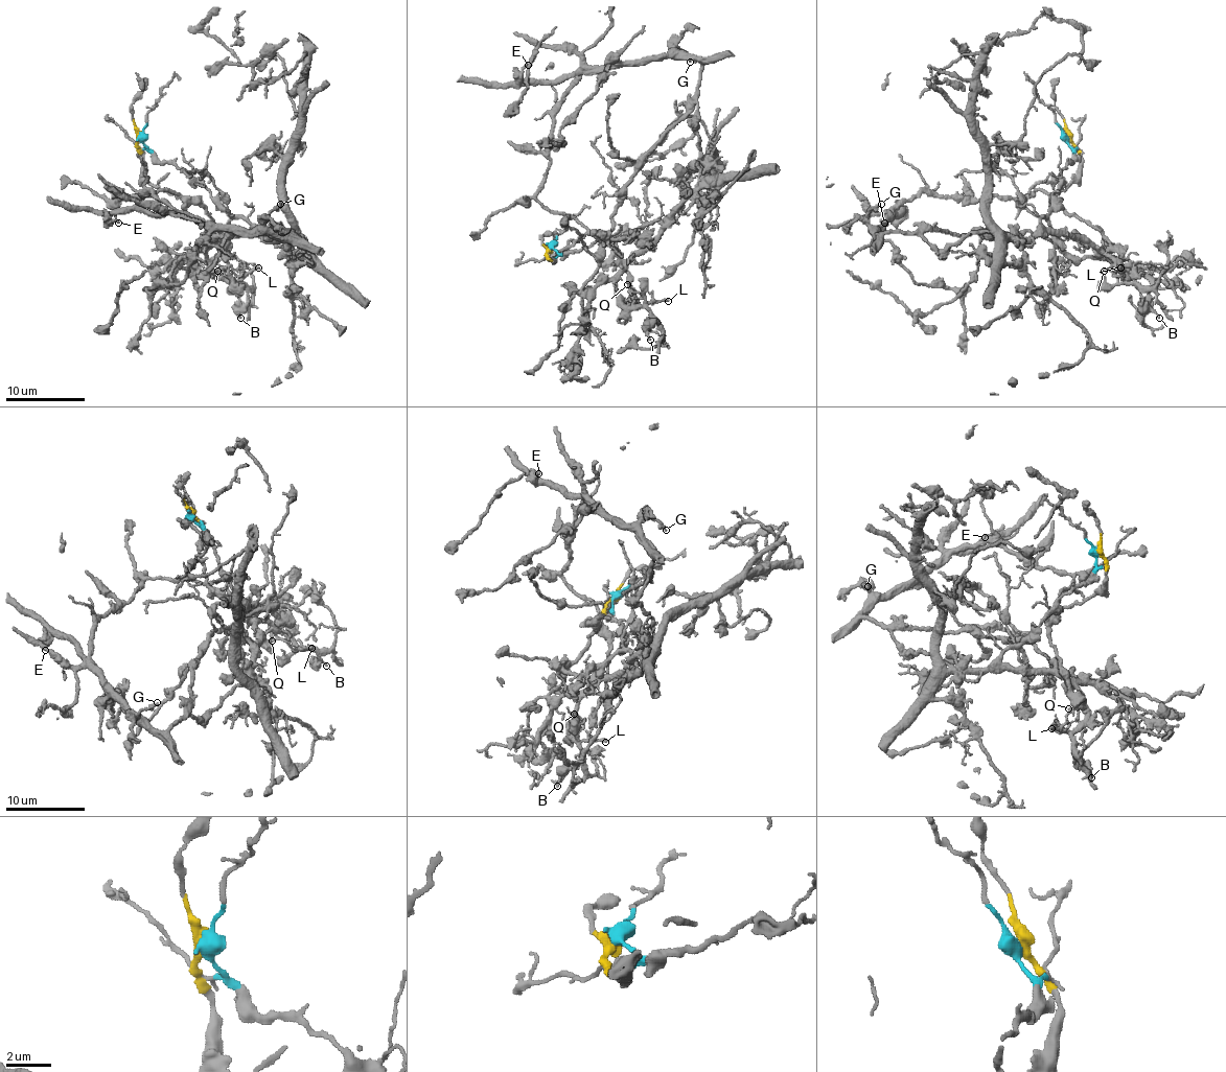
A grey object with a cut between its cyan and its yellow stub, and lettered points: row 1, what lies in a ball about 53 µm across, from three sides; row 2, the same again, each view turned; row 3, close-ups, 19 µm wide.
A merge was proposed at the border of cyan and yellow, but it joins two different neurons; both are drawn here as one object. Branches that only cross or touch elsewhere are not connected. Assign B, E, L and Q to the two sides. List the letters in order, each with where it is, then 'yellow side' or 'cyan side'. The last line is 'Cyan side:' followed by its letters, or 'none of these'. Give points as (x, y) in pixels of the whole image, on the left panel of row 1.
B: at (240, 318); cyan side
E: at (118, 223); yellow side
L: at (258, 268); cyan side
Q: at (217, 271); cyan side
Cyan side: B, L, Q

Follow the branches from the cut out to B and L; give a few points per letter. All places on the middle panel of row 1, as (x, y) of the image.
B: (550, 249), (631, 236), (658, 220), (617, 282), (627, 306), (643, 306), (656, 322), (651, 340)
L: (550, 249), (568, 252), (631, 236), (658, 220), (654, 236), (619, 276), (617, 294), (627, 306), (669, 300)

